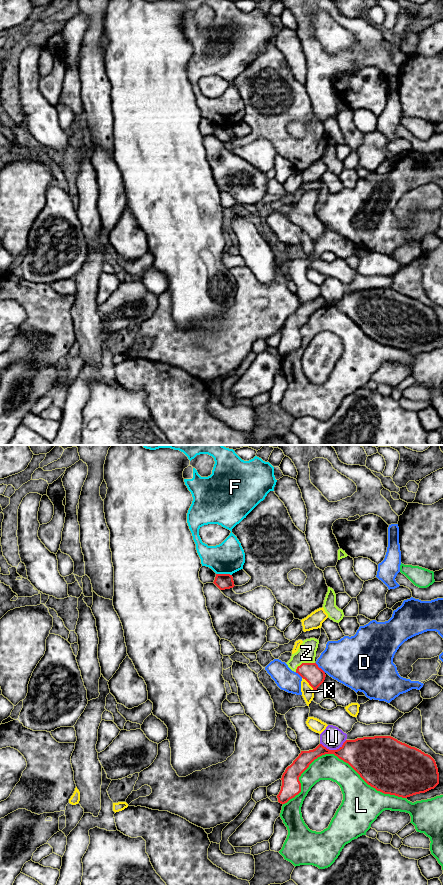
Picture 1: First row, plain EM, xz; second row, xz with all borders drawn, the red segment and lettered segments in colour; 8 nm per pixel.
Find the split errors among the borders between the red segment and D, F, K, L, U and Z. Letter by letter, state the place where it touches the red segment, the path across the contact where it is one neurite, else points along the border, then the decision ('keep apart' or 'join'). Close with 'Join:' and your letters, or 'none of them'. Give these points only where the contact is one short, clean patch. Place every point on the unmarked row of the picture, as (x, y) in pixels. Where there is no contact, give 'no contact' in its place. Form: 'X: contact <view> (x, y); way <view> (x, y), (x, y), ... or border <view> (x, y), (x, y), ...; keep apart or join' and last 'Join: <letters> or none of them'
D: contact xz (320, 220); keep apart
F: contact xz (224, 126); keep apart
K: contact xz (309, 236); keep apart
L: contact xz (335, 307); keep apart
U: contact xz (333, 302); keep apart
Z: contact xz (303, 215); way xz (315, 228), (303, 215), (306, 205); join
Join: Z

